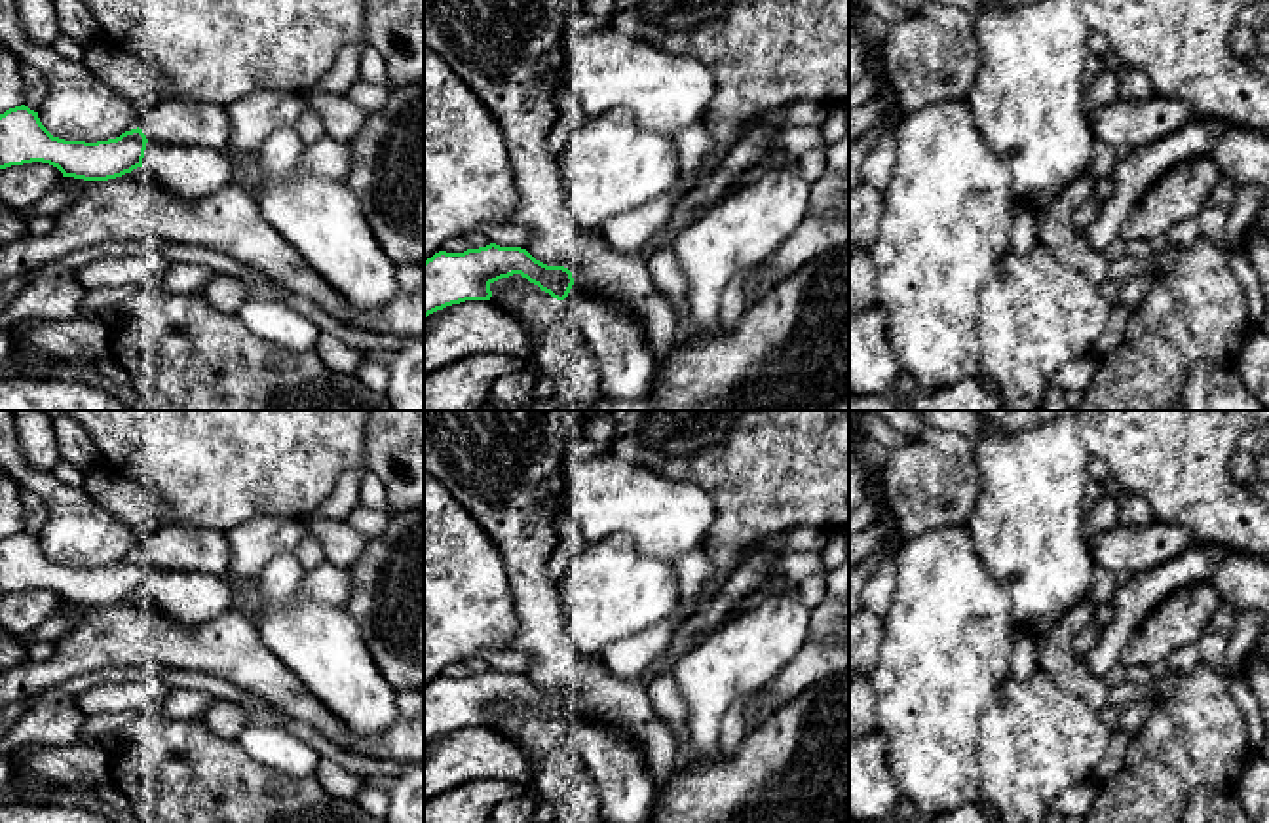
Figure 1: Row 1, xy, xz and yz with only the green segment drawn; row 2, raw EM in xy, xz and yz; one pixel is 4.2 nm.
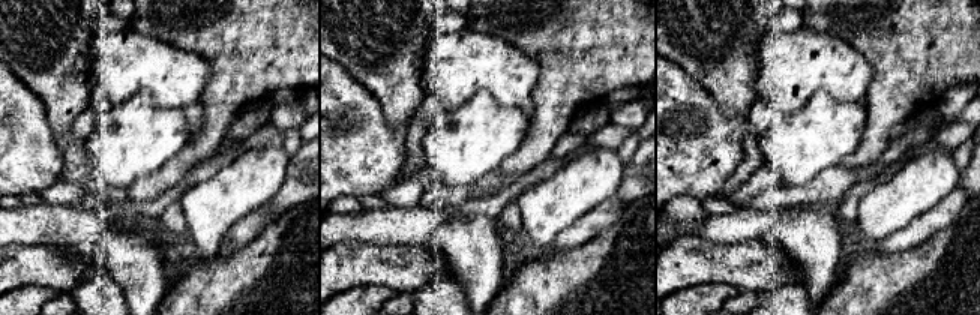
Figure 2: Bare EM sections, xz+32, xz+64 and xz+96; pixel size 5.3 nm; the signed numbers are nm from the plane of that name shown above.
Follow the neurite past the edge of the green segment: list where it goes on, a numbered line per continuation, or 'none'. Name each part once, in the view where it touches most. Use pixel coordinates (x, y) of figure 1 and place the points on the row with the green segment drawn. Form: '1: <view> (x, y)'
1: xy (192, 173)

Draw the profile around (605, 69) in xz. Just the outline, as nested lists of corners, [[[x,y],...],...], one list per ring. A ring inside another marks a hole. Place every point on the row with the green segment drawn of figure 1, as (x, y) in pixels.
[[[610,27],[566,34],[560,68],[587,120],[625,108],[634,114],[638,127],[672,139],[703,124],[716,93],[705,63],[663,51]]]

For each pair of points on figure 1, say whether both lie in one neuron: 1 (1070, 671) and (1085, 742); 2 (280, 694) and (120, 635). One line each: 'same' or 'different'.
1: different
2: same

